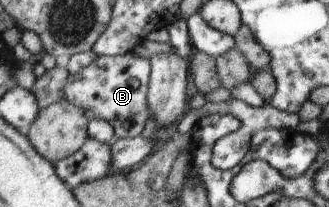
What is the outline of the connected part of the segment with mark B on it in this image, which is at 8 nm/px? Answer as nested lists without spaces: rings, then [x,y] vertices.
[[[128,52],[114,57],[97,57],[80,74],[70,75],[65,96],[68,101],[84,108],[89,119],[94,116],[105,119],[112,124],[115,137],[130,139],[140,136],[146,111],[146,83],[148,83],[150,64],[142,58]]]

